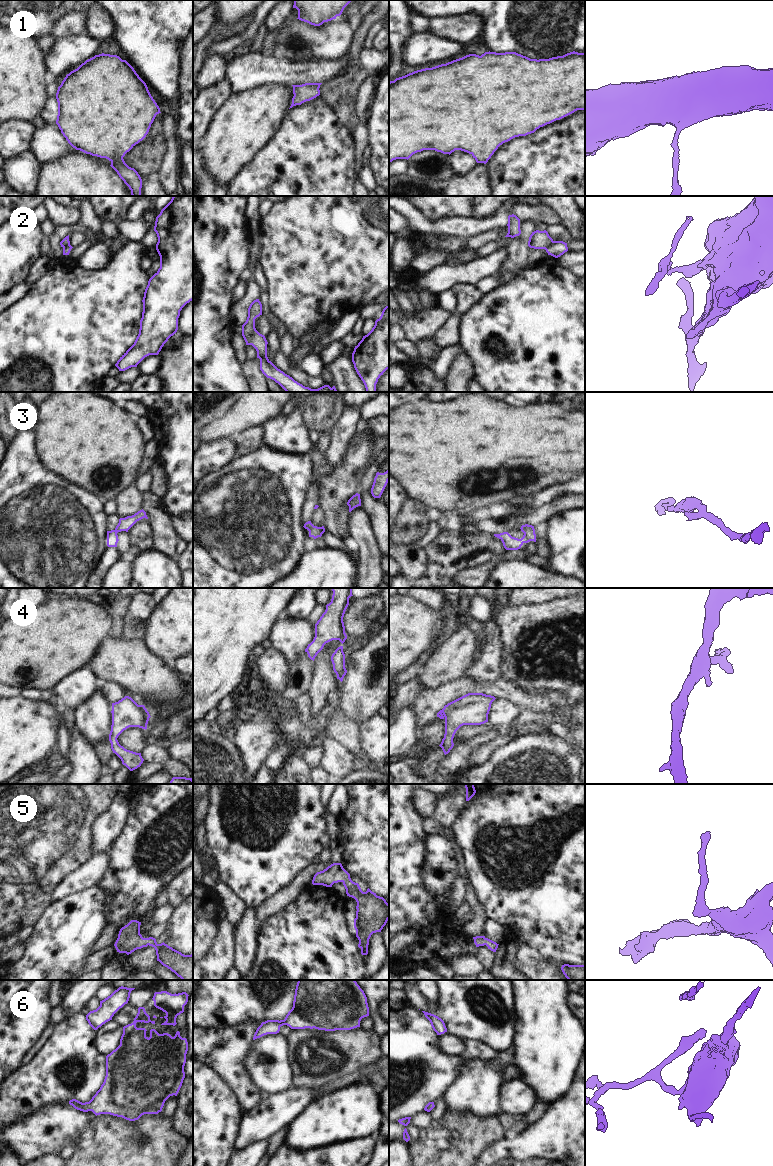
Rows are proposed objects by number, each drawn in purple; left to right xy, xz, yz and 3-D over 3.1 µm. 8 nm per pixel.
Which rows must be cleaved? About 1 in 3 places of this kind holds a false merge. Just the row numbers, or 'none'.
2

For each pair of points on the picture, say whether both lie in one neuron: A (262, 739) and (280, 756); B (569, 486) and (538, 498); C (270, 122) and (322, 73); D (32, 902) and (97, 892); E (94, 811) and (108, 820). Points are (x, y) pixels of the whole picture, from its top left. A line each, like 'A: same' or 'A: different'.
A: different
B: same
C: different
D: different
E: different

